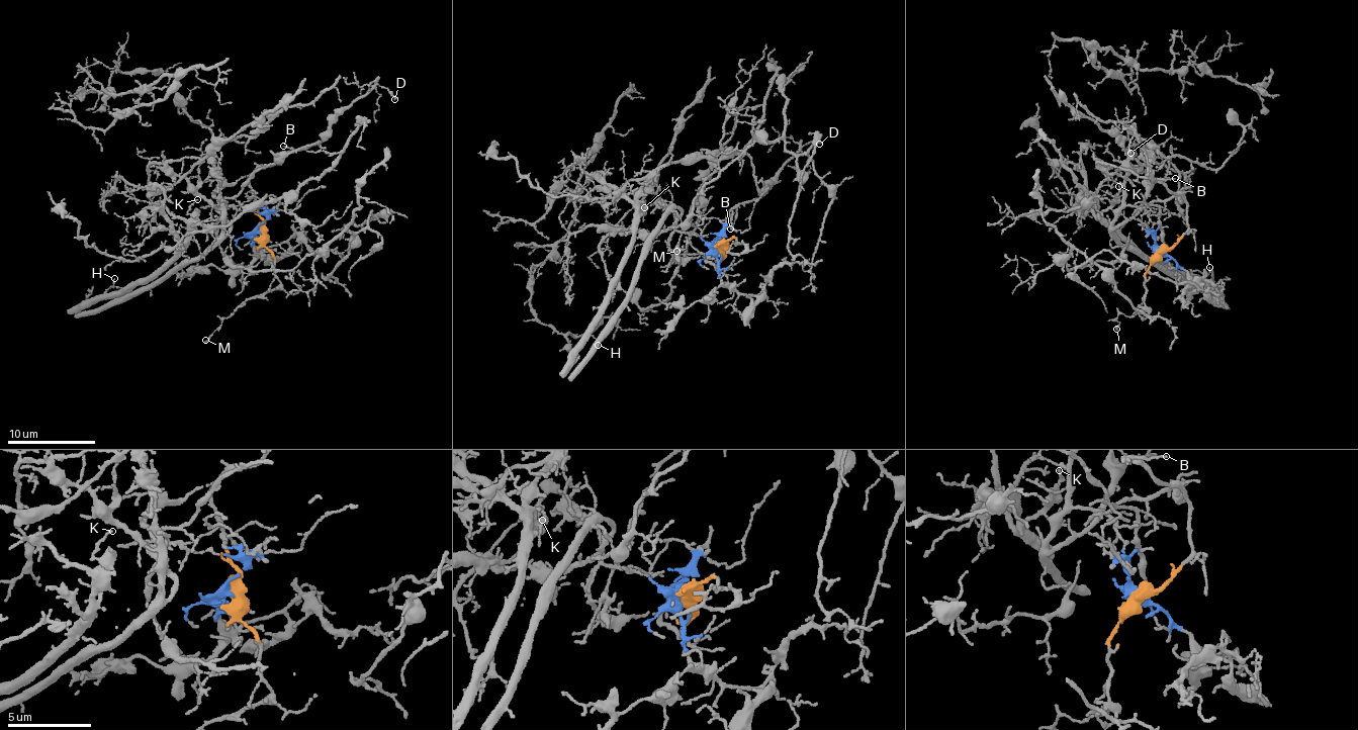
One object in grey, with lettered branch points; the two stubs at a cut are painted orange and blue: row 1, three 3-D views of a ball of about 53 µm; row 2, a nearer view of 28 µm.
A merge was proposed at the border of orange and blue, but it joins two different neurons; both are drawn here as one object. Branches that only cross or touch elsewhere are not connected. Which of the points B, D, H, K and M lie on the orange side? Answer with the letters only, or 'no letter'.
B, D, M

